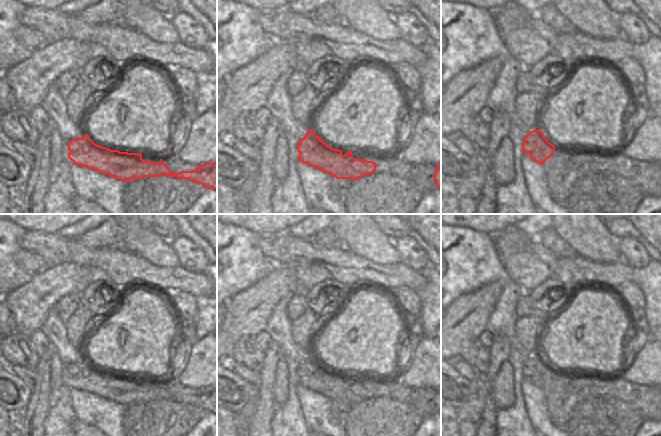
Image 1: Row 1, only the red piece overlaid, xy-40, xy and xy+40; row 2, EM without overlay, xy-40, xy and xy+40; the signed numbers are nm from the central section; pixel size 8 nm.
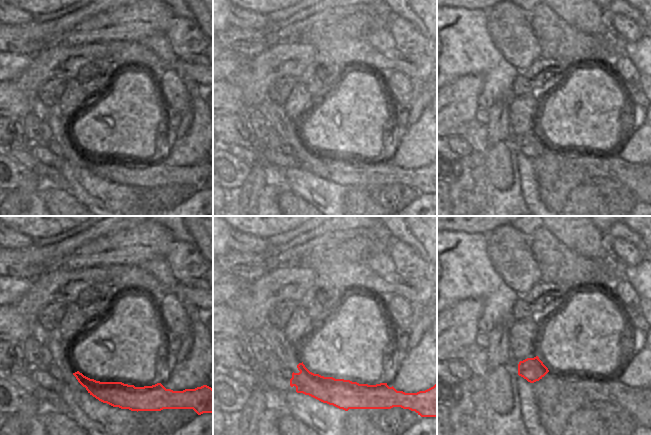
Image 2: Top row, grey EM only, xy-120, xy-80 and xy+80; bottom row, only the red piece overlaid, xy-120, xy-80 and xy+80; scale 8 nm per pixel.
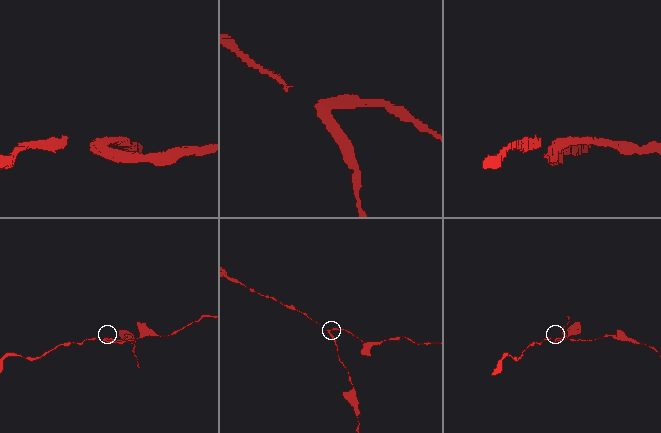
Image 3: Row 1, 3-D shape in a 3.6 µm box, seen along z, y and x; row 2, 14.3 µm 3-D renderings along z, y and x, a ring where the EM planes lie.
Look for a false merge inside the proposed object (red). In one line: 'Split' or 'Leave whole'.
Split.

